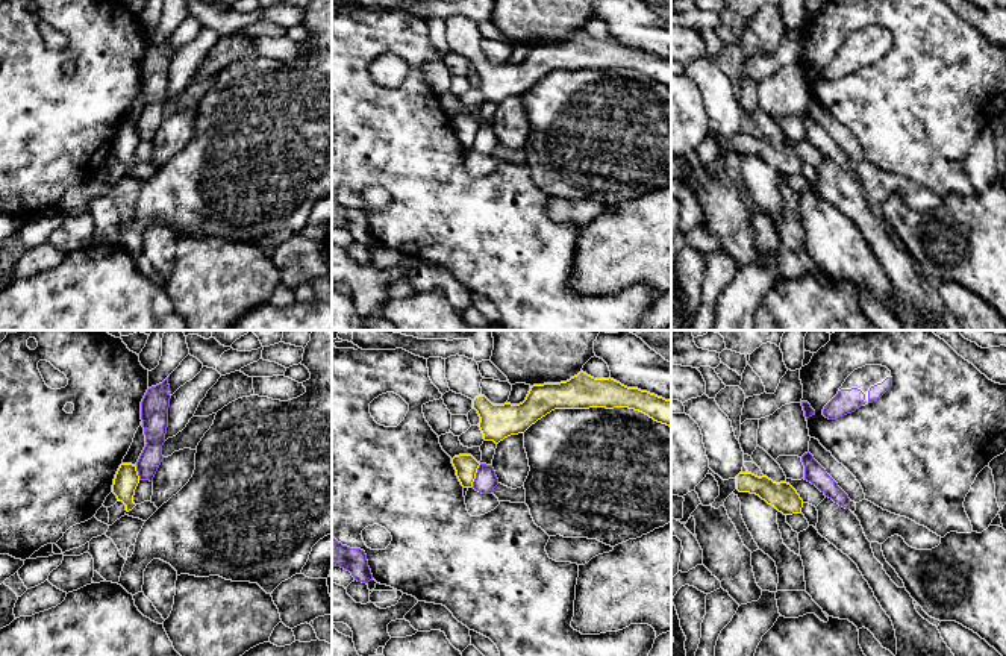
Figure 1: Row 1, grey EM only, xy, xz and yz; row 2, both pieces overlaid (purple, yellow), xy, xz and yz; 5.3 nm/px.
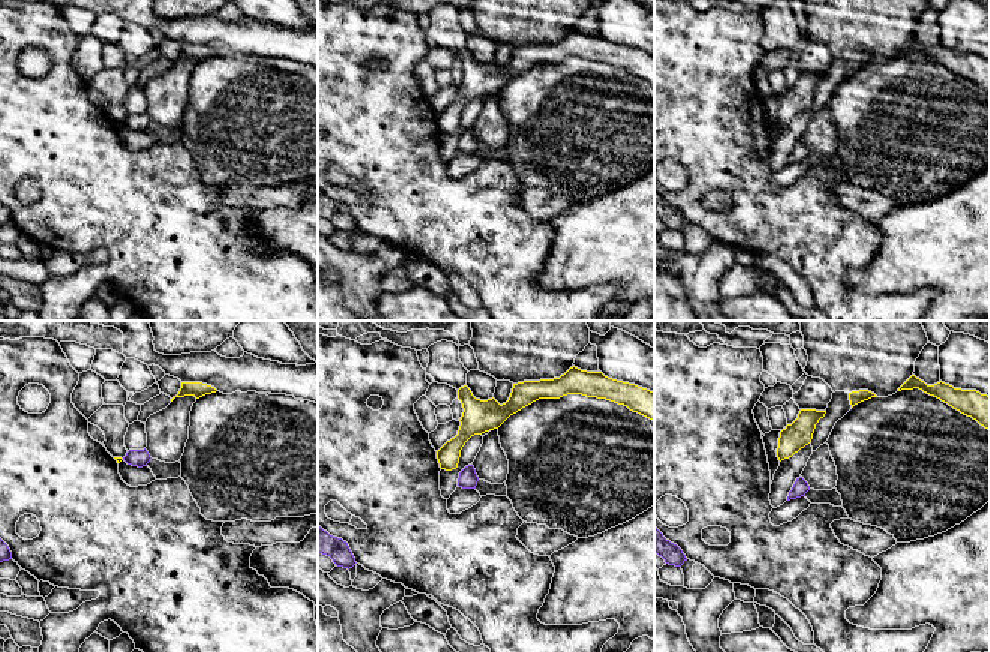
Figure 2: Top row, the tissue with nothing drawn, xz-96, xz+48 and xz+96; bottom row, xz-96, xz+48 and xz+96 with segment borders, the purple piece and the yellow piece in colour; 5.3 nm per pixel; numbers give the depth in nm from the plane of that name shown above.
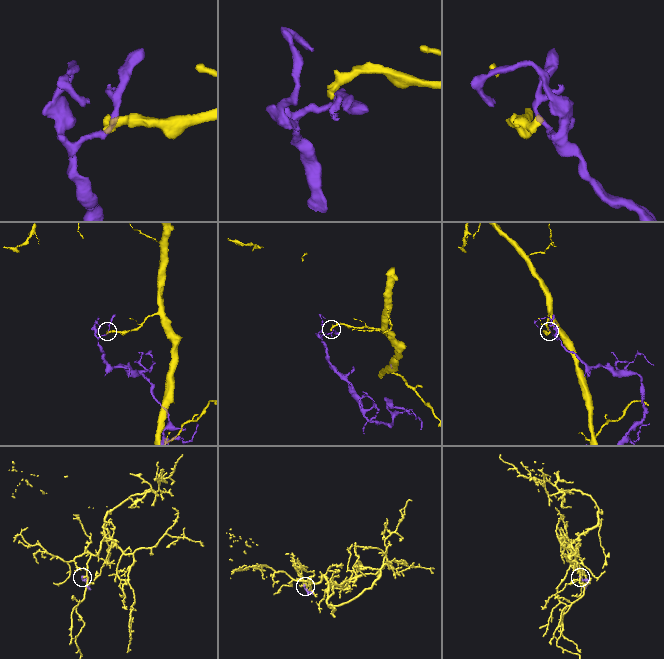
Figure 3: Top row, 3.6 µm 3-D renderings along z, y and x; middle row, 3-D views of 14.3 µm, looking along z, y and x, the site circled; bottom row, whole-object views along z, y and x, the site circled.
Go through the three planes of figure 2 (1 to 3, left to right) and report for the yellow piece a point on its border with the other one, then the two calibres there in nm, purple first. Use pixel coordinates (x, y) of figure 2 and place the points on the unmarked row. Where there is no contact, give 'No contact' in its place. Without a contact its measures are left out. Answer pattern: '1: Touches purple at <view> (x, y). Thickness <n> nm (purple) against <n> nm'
1: No contact
2: No contact
3: No contact

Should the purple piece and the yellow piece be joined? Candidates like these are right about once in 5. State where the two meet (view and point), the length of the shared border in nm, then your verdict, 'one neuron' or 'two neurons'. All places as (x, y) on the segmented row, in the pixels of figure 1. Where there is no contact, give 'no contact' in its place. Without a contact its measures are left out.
xz (476, 474) | 130 nm | two neurons

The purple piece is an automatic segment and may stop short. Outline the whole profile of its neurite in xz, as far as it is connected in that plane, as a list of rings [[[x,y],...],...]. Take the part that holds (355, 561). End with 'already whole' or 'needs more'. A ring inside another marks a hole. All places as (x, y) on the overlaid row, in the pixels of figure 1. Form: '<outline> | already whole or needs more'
[[[332,536],[332,567],[341,567],[351,573],[355,580],[368,583],[373,580],[367,554],[361,548],[342,545]]] | already whole

